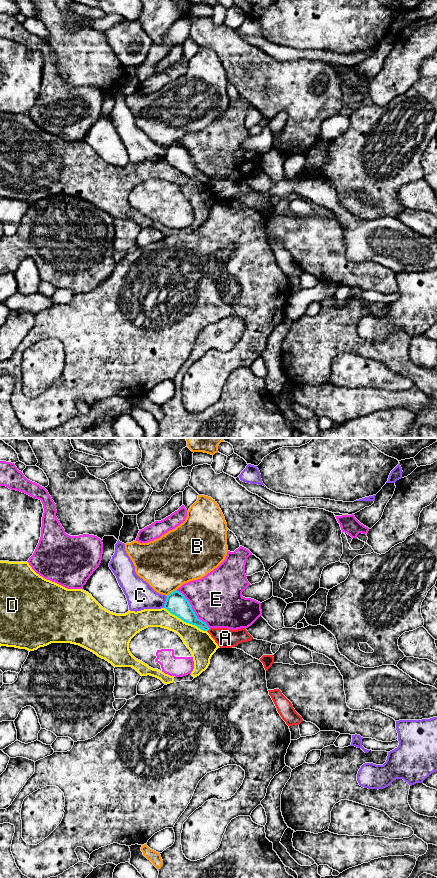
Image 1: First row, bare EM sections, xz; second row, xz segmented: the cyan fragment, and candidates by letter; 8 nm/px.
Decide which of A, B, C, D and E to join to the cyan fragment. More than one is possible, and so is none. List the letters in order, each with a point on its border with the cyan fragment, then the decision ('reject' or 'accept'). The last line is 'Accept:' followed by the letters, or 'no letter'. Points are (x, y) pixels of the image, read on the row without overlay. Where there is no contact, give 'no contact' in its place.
A: xz (208, 181) | reject
B: xz (172, 144) | reject
C: xz (165, 154) | reject
D: xz (185, 173) | reject
E: xz (192, 161) | reject
Accept: no letter

